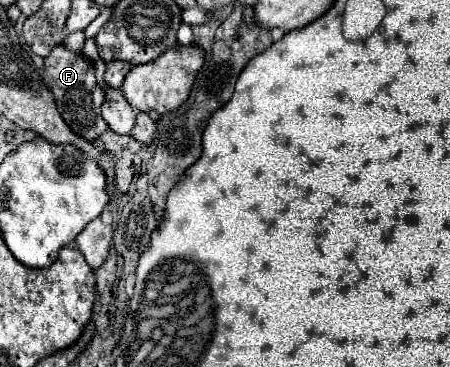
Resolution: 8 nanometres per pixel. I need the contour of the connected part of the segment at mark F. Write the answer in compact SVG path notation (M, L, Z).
M62 44L56 46L50 52L50 56L44 58L44 84L54 94L58 112L74 134L78 134L84 140L96 140L104 130L108 130L108 124L102 120L100 114L104 90L102 86L98 86L94 76L94 64L88 58L66 50Z

